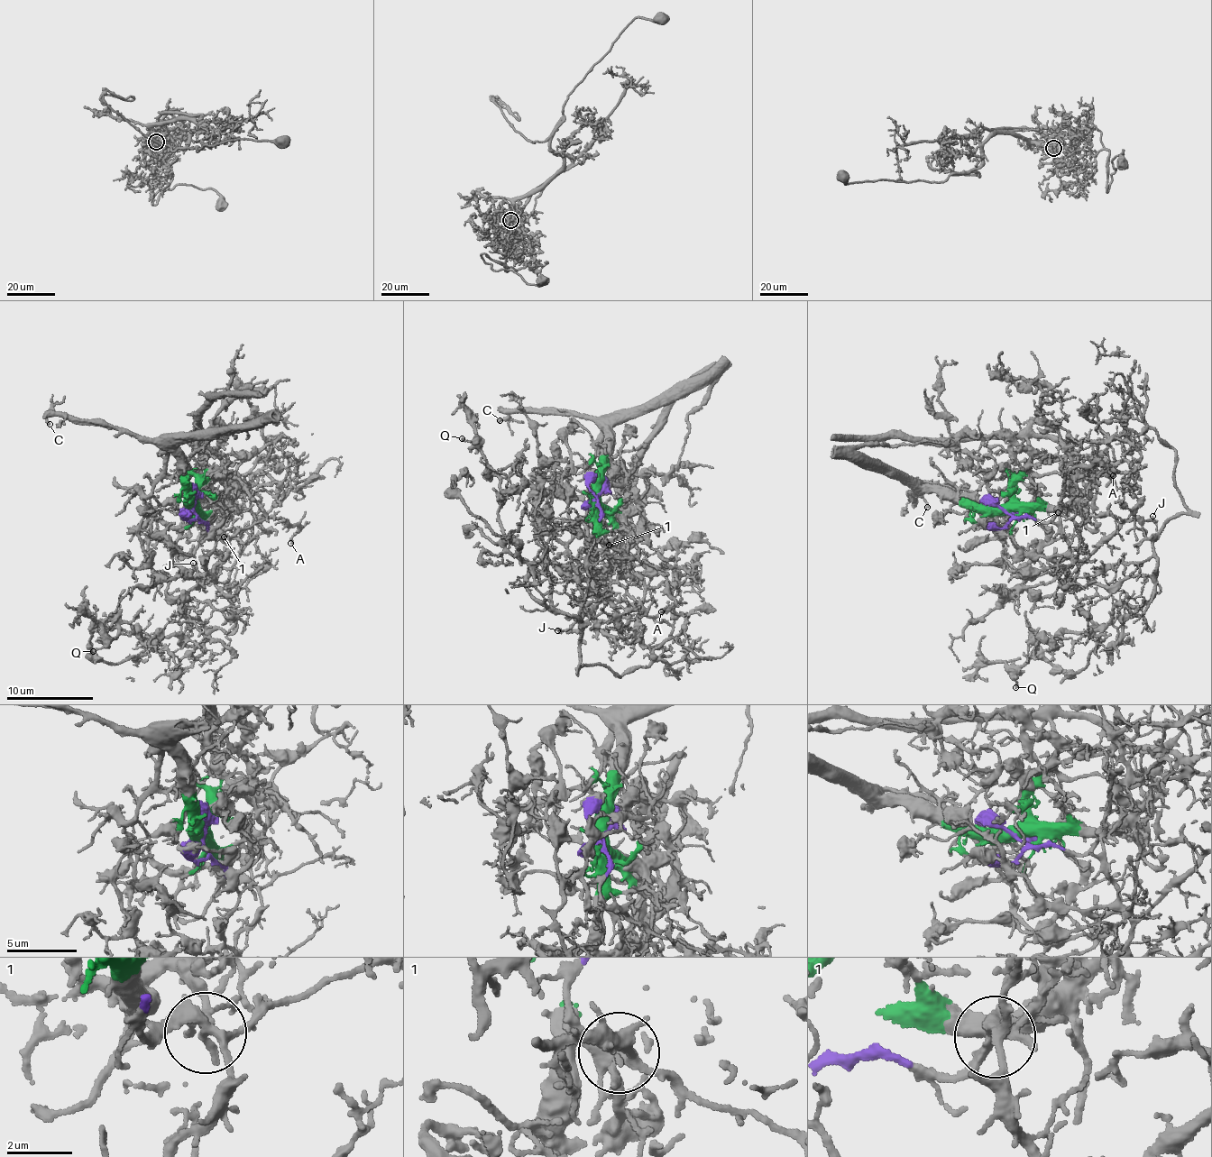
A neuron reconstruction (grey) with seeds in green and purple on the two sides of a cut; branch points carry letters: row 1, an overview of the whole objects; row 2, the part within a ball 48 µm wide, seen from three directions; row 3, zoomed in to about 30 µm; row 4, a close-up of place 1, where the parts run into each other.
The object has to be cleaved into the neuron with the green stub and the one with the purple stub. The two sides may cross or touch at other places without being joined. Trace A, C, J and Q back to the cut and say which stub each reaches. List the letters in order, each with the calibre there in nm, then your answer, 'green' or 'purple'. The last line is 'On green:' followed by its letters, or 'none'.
A: 150 nm thick; purple
C: 170 nm thick; green
J: 160 nm thick; purple
Q: 190 nm thick; purple
On green: C

